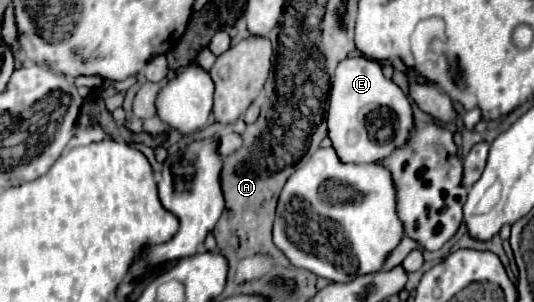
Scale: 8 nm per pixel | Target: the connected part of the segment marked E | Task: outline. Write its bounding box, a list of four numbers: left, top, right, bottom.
[326,56,416,164]

